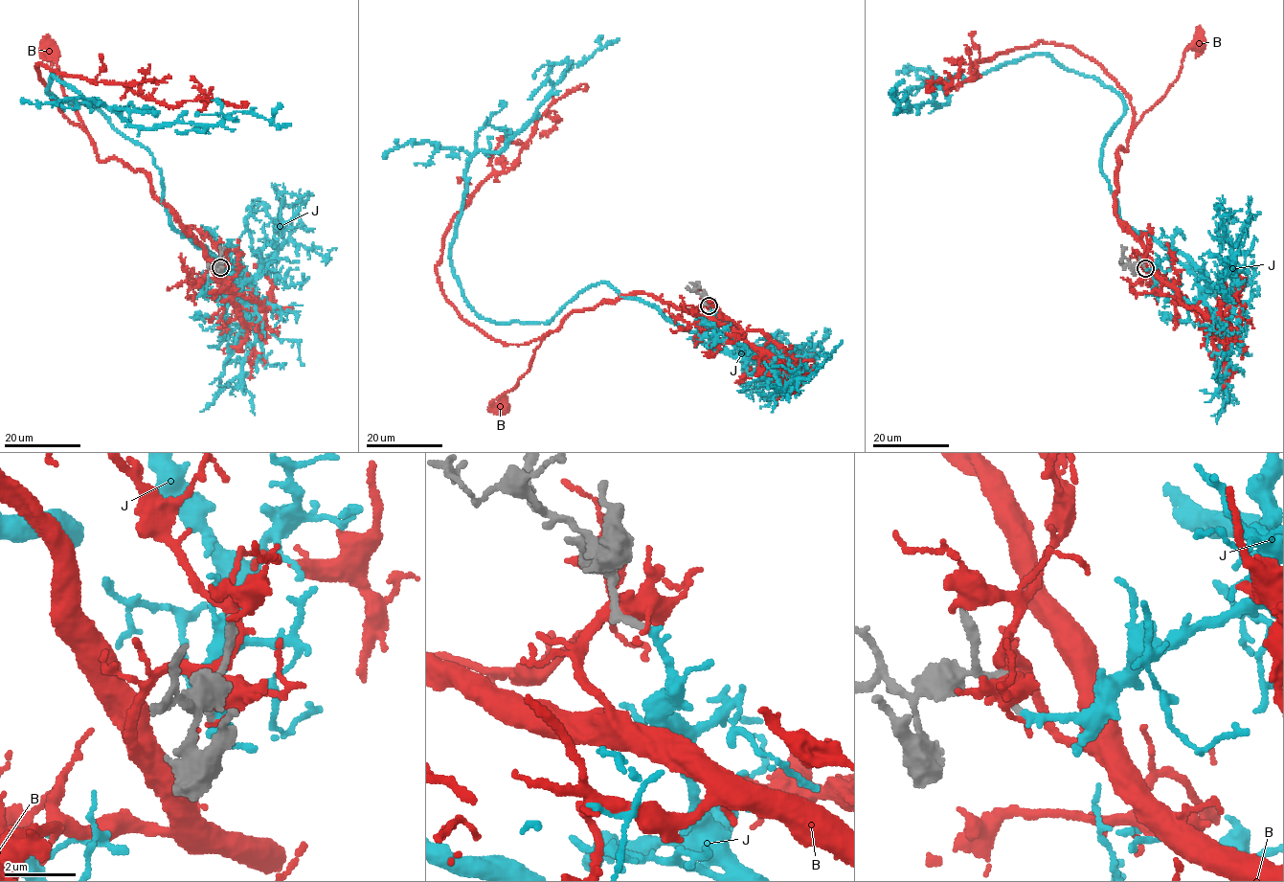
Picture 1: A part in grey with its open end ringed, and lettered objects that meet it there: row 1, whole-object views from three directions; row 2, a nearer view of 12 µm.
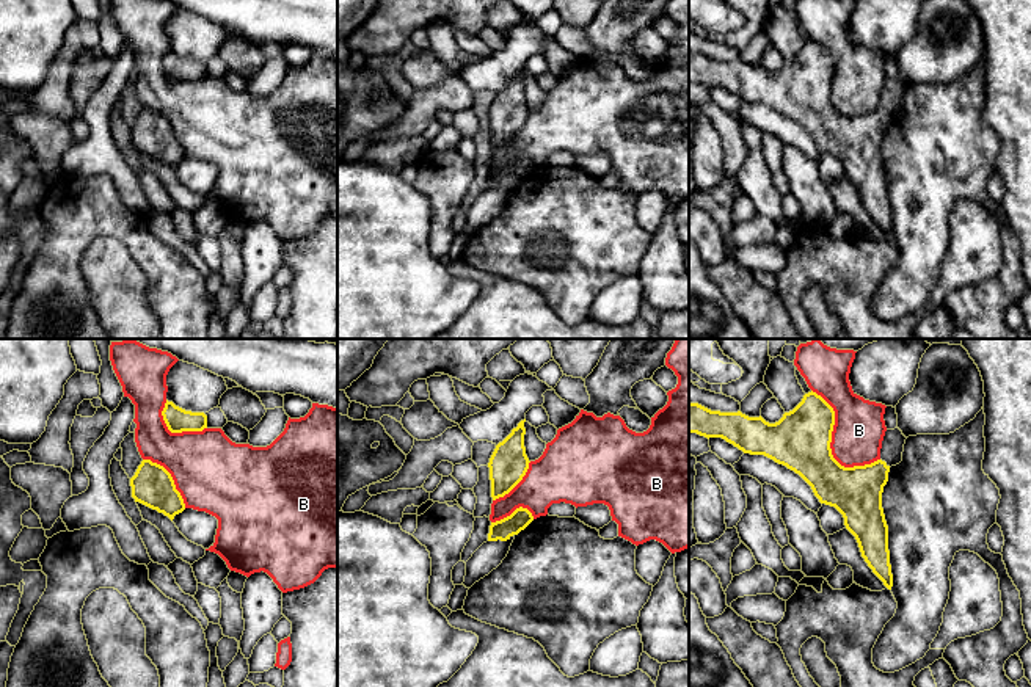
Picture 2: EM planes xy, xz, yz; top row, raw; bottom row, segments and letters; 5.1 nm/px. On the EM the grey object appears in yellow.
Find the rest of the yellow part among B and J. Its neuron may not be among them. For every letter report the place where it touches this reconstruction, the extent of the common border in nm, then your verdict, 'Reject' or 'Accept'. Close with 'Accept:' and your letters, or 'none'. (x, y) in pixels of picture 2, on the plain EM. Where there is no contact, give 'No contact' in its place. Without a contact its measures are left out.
B: Touches yellow at yz (829, 94). Shared border 500 nm. Reject
J: No contact. Reject
Accept: none

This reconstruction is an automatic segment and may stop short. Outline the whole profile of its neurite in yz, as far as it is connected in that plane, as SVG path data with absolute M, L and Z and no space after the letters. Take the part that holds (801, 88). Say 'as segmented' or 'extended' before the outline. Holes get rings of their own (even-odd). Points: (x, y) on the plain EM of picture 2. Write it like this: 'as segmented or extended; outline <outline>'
as segmented; outline M813 39L775 72L761 64L711 60L689 52L689 82L722 86L744 102L764 104L786 114L811 135L821 152L835 155L868 215L891 238L888 174L882 157L890 114L882 108L841 114L830 97L833 74L833 56Z

